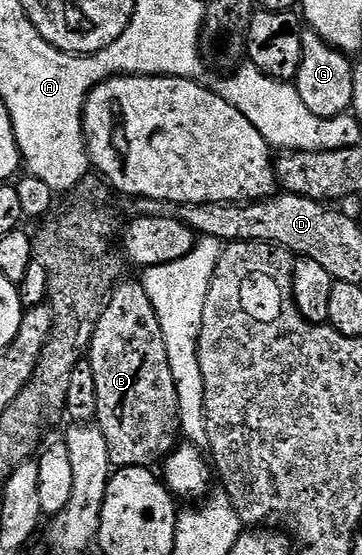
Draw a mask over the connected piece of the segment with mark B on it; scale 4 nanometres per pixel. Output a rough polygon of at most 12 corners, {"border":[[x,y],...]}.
{"border":[[119,283],[88,359],[115,469],[180,443],[160,318]]}

